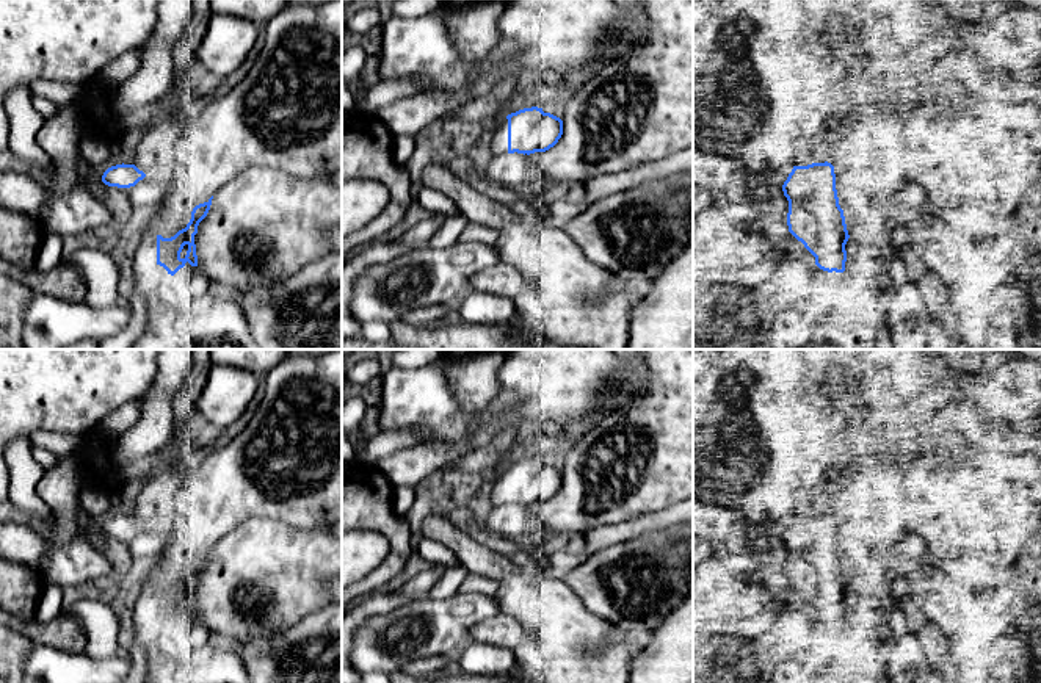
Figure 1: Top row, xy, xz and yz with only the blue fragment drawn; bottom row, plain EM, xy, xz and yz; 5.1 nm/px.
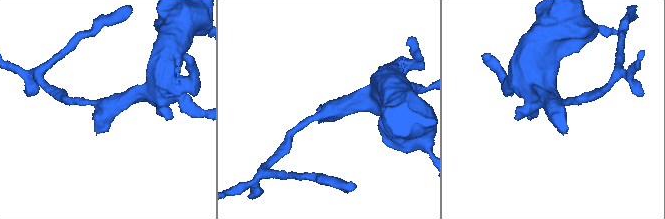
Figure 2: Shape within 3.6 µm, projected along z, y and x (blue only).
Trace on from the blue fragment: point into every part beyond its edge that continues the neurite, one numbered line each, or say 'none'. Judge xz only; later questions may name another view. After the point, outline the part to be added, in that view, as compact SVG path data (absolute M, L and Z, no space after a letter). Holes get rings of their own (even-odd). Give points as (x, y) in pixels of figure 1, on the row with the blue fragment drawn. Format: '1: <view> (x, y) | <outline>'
1: xz (499, 146) | M506 116L499 122L492 124L494 136L491 150L494 158L503 158L508 154L508 119Z

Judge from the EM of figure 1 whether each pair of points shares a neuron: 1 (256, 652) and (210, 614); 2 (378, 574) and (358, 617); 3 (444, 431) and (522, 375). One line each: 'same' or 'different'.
1: different
2: different
3: different

